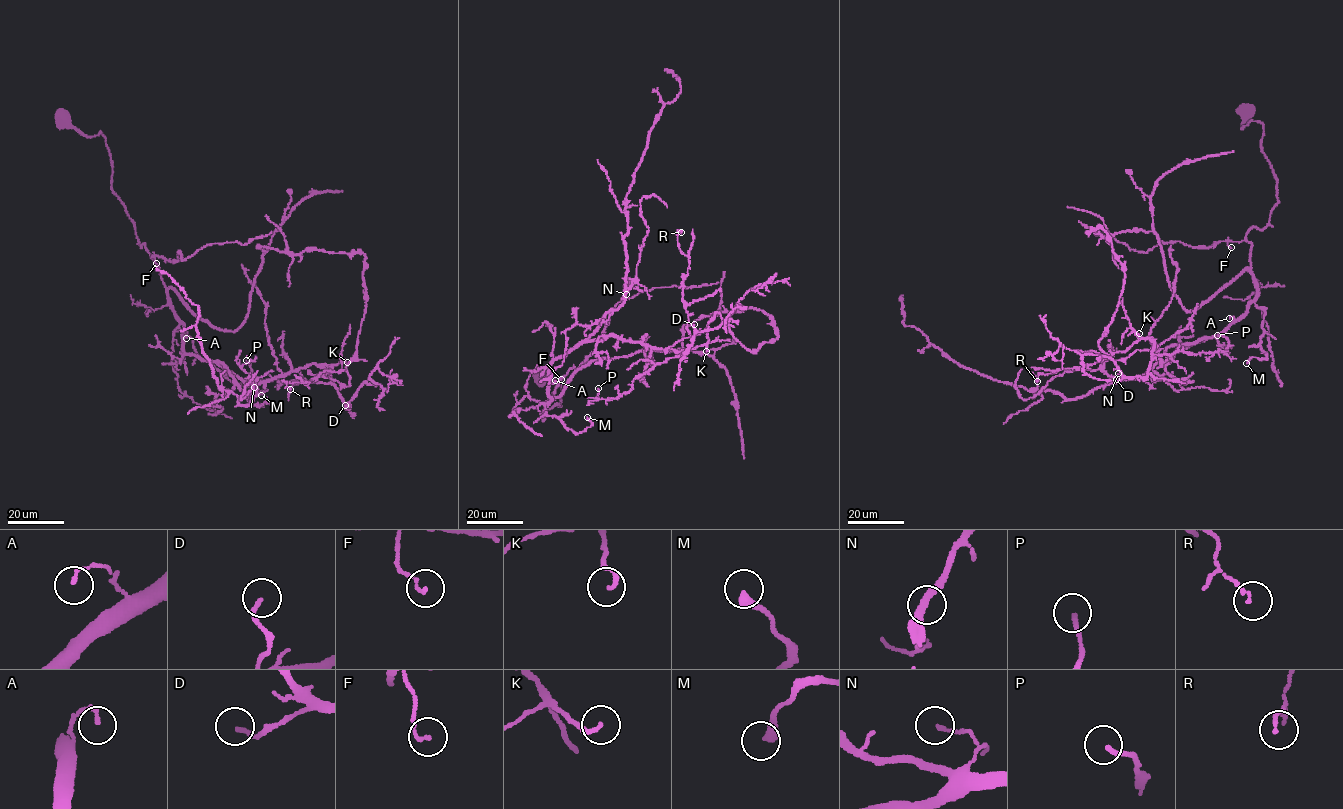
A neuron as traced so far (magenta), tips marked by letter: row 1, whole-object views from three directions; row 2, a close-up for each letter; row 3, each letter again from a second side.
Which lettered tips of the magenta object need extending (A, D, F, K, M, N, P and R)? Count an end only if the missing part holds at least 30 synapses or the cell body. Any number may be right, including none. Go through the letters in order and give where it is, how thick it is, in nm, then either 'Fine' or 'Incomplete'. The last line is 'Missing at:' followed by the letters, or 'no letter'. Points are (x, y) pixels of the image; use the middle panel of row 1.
A: Place: (555, 380). Thickness 130 nm. Fine
D: Place: (694, 324). Thickness 140 nm. Fine
F: Place: (561, 379). Thickness 120 nm. Fine
K: Place: (706, 351). Thickness 130 nm. Fine
M: Place: (587, 417). Thickness 360 nm. Fine
N: Place: (626, 294). Thickness 130 nm. Fine
P: Place: (598, 388). Thickness 150 nm. Fine
R: Place: (681, 232). Thickness 130 nm. Fine
Missing at: no letter

